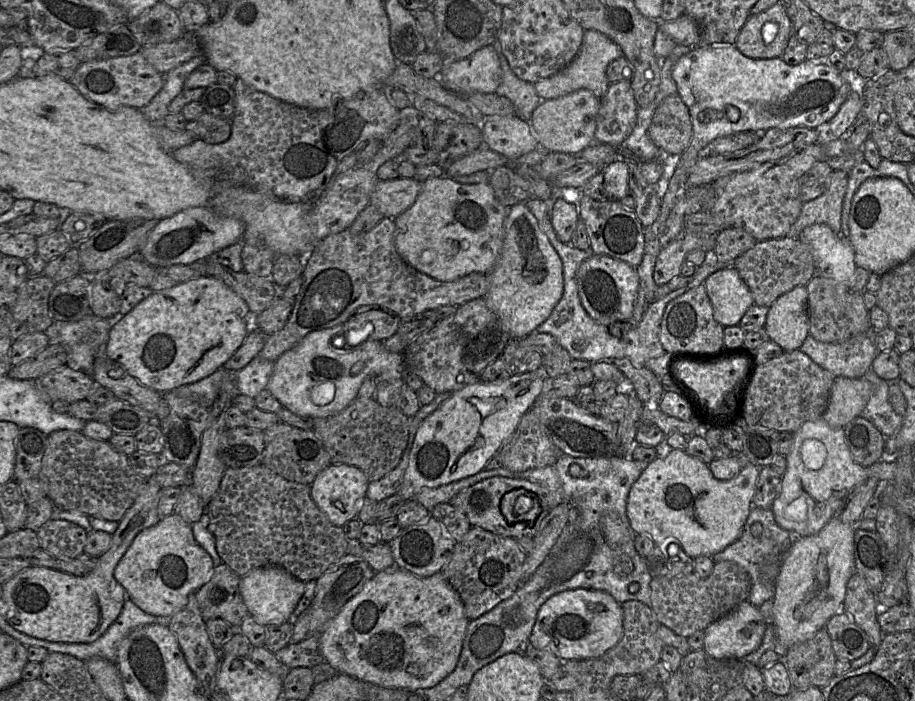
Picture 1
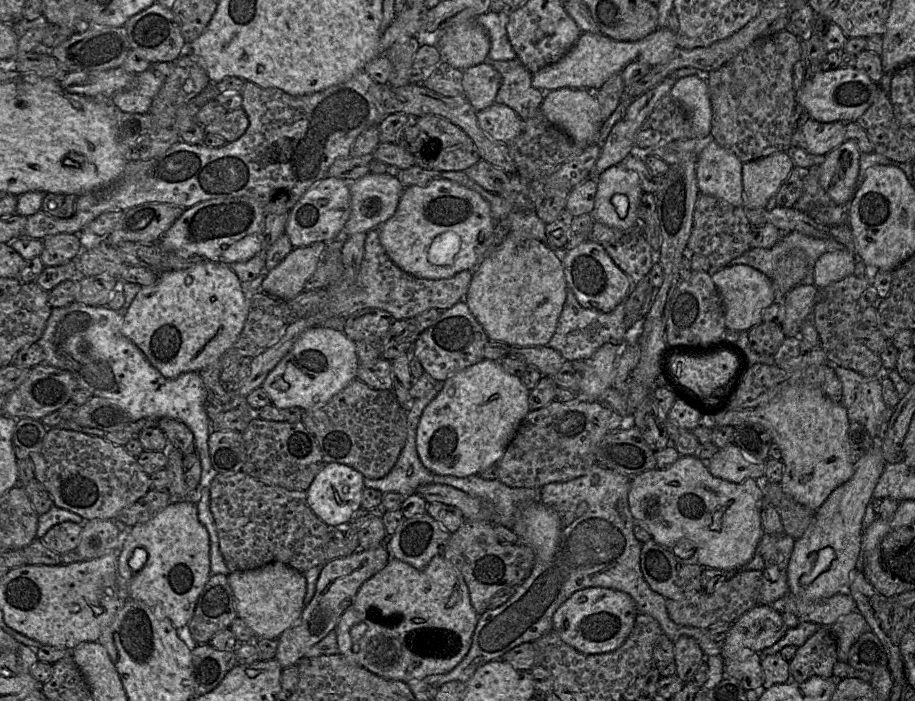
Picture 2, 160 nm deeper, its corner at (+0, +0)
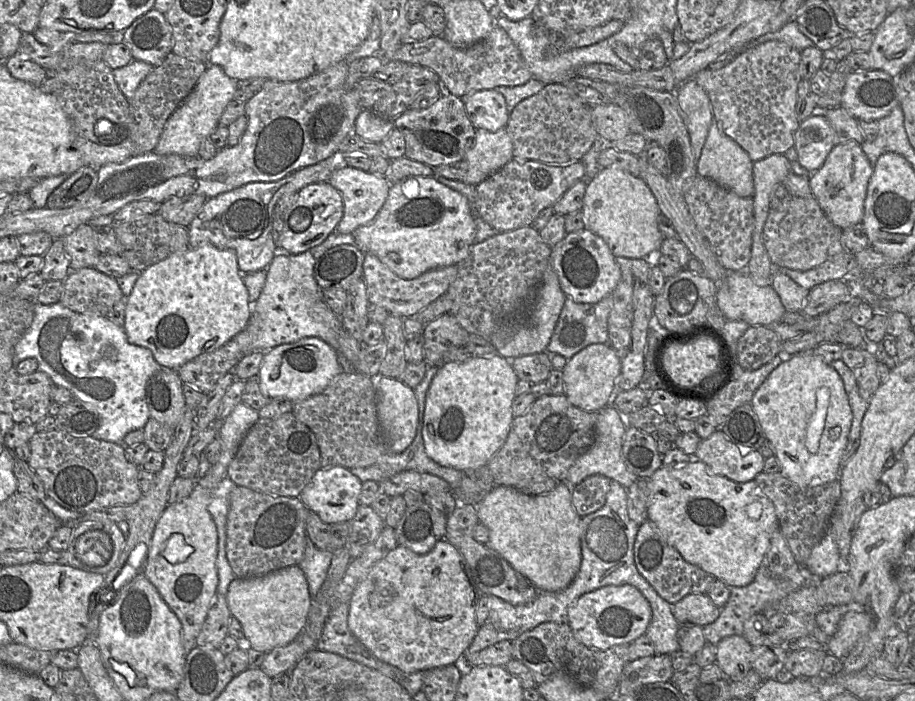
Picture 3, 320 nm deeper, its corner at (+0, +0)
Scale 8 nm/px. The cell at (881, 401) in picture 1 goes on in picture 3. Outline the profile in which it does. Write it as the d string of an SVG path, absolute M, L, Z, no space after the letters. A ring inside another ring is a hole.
M841 359L833 361L830 365L838 372L843 380L852 410L852 424L848 439L849 441L860 440L862 421L868 409L869 401L860 395L853 372Z

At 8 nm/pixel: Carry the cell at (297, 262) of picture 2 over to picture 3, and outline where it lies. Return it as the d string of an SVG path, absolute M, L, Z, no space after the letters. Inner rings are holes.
M348 166L337 167L328 183L337 189L343 198L343 216L336 227L336 231L341 234L353 233L358 227L370 223L385 203L391 185L384 175Z

